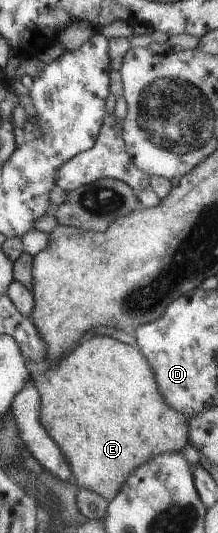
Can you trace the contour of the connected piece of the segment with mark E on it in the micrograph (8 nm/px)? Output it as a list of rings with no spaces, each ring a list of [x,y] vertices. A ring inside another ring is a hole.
[[[109,335],[93,336],[93,338],[85,340],[85,342],[81,342],[77,346],[75,345],[67,356],[61,356],[41,378],[37,378],[33,382],[39,396],[38,422],[48,437],[60,449],[60,452],[64,454],[64,458],[67,460],[72,473],[73,483],[77,487],[82,486],[99,494],[107,502],[115,497],[115,494],[117,494],[119,488],[125,483],[130,473],[134,472],[142,463],[145,463],[149,458],[155,457],[160,453],[177,453],[188,443],[186,418],[163,401],[157,387],[157,382],[155,381],[154,370],[150,366],[150,362],[139,353],[135,345],[128,346],[117,340],[113,340]]]

